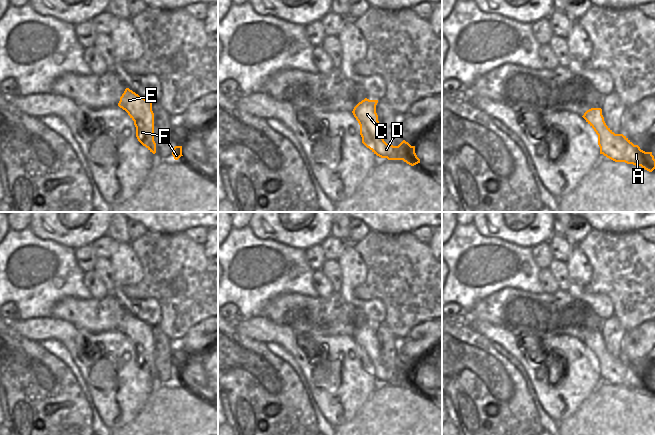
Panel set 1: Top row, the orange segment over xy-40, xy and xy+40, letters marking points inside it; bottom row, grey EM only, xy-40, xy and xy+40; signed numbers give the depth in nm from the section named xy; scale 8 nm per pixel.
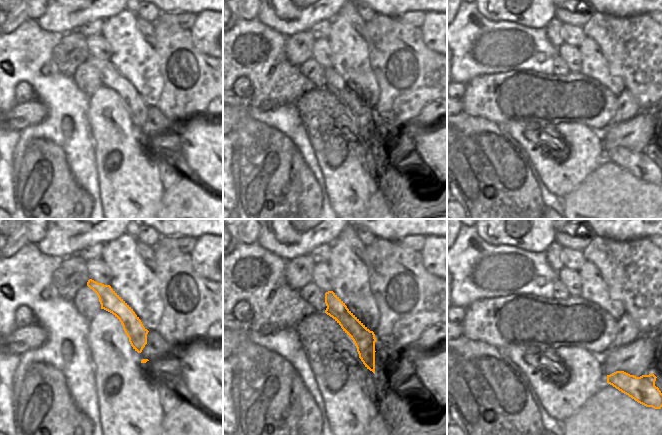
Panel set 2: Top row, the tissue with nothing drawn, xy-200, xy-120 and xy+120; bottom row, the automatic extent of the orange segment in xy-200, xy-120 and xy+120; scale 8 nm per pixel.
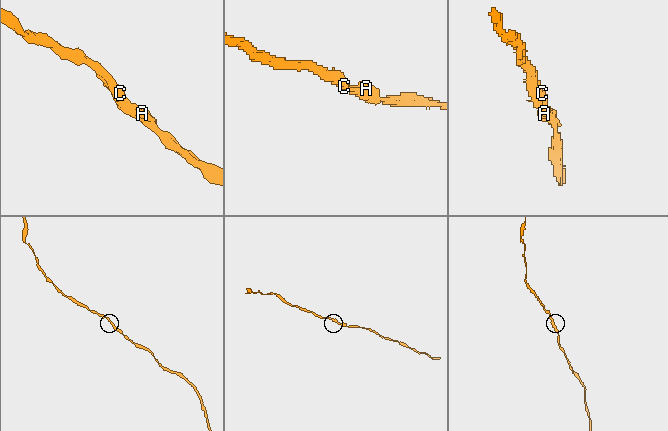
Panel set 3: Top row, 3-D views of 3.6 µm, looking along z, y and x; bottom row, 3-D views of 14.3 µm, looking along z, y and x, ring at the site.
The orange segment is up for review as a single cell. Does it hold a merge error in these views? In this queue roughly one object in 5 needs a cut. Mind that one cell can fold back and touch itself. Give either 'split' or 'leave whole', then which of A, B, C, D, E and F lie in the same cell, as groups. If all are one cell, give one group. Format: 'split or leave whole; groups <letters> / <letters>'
leave whole; groups A B C D E F

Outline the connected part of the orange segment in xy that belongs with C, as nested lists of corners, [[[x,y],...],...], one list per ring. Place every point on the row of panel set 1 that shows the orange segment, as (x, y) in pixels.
[[[365,98],[359,102],[352,113],[360,125],[360,135],[362,143],[374,154],[388,160],[403,160],[407,164],[414,166],[420,163],[420,159],[415,153],[415,146],[411,146],[403,140],[398,146],[387,144],[381,133],[376,105],[378,100]]]

